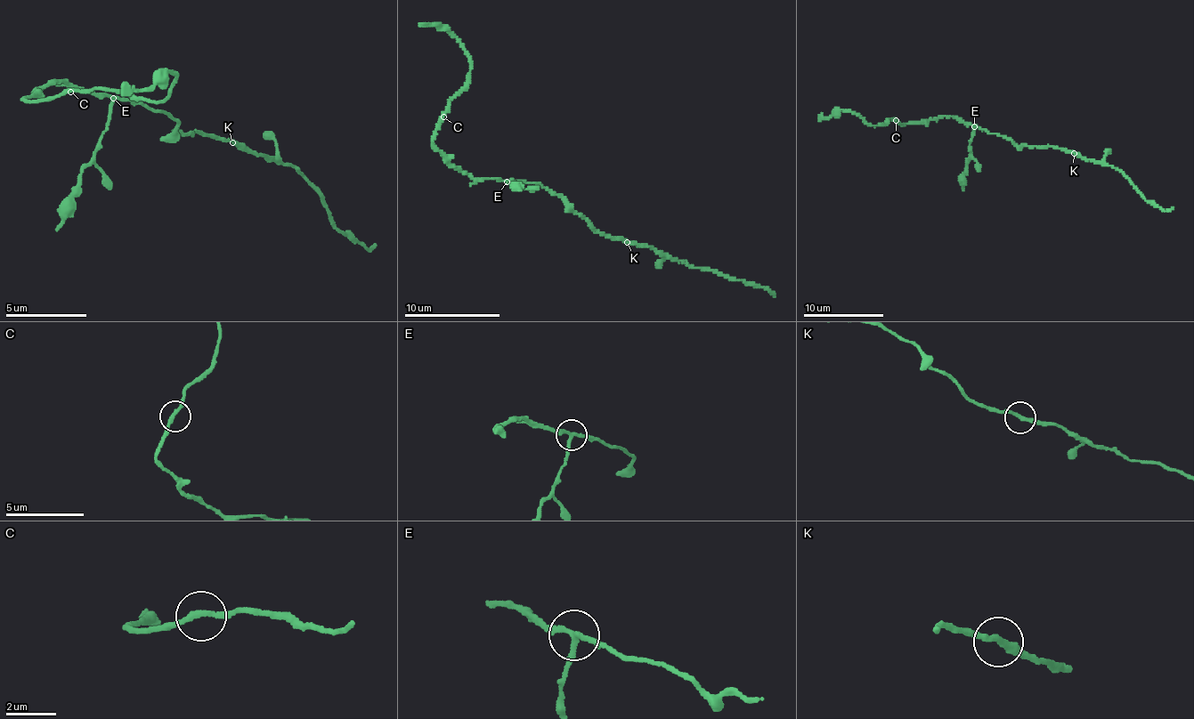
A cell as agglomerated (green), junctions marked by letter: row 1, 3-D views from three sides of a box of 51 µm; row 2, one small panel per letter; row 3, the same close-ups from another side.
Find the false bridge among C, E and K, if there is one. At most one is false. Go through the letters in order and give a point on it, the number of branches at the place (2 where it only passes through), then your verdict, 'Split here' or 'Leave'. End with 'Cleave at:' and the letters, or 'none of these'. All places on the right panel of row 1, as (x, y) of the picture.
C: Place: (896, 120). Branches: 2. Leave
E: Place: (974, 126). Branches: 3. Split here
K: Place: (1074, 153). Branches: 2. Leave
Cleave at: E

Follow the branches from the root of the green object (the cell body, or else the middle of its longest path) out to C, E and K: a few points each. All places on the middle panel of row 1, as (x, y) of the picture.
C: (523, 182), (475, 179), (446, 162), (432, 141), (434, 132), (443, 117)
E: (523, 182), (507, 181)
K: (523, 182), (535, 182), (551, 189), (572, 212), (584, 216), (596, 230), (613, 238), (621, 237), (627, 242)

